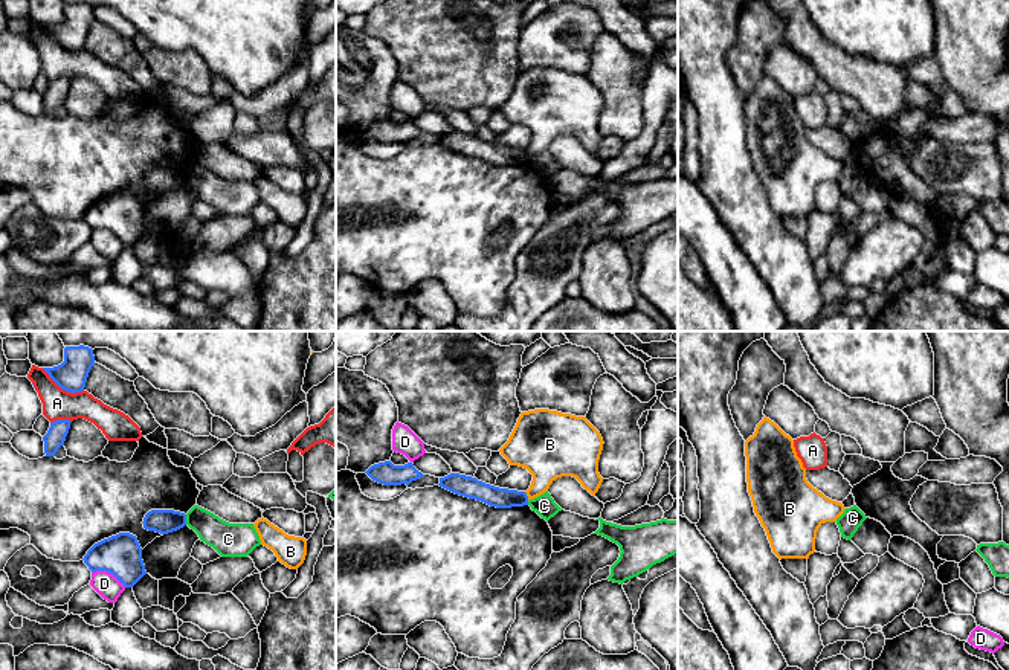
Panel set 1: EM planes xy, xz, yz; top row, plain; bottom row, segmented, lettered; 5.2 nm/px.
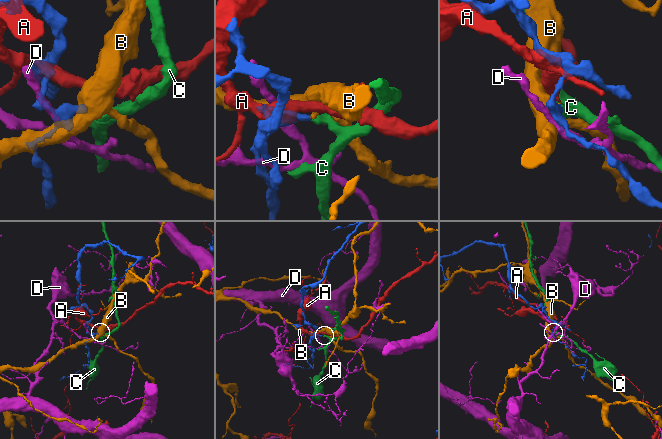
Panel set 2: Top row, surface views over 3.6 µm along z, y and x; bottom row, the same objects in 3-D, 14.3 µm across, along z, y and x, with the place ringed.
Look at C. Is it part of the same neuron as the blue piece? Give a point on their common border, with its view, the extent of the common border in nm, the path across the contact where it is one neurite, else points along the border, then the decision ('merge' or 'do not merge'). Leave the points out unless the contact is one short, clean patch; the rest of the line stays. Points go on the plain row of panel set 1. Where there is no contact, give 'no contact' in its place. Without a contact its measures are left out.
contact xy (185, 177); length 60 nm; border xy (185, 173), (186, 182); do not merge

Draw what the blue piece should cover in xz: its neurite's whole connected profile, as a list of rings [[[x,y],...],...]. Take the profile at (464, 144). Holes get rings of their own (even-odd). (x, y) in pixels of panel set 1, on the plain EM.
[[[450,131],[444,136],[440,136],[440,145],[469,156],[481,159],[490,165],[496,166],[511,166],[511,165],[524,165],[528,163],[528,154],[525,150],[499,147],[476,136]]]

